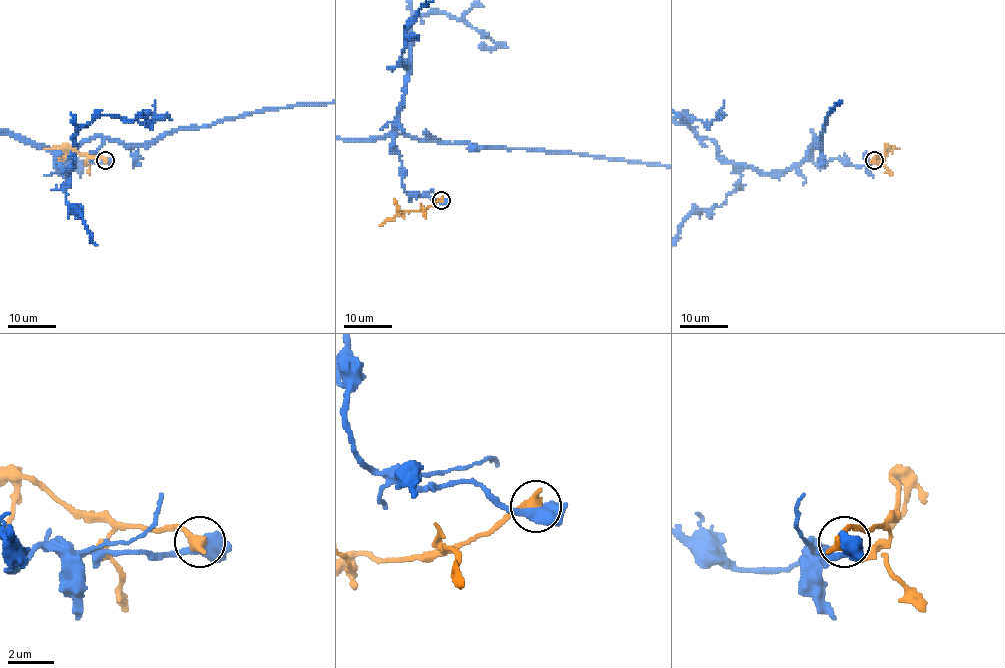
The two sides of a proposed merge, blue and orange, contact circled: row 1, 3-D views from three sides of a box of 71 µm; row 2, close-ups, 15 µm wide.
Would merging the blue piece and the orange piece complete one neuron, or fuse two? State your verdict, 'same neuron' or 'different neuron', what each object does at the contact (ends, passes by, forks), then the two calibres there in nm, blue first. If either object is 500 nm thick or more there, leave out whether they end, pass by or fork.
different neuron; calibres 550 and 500 nm

